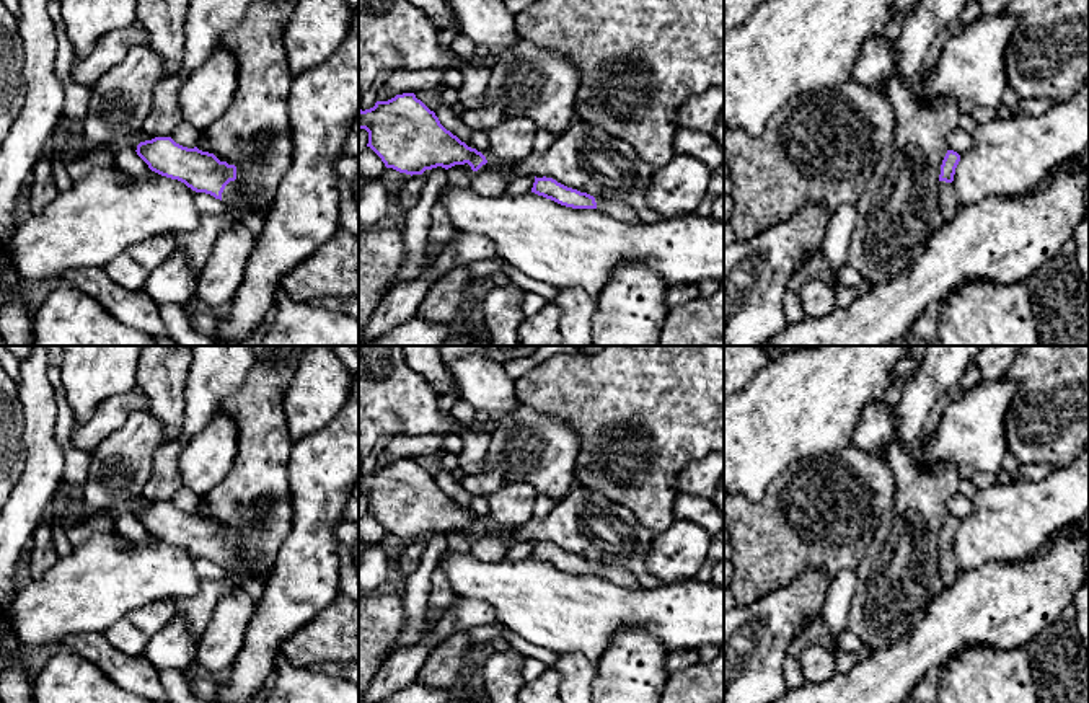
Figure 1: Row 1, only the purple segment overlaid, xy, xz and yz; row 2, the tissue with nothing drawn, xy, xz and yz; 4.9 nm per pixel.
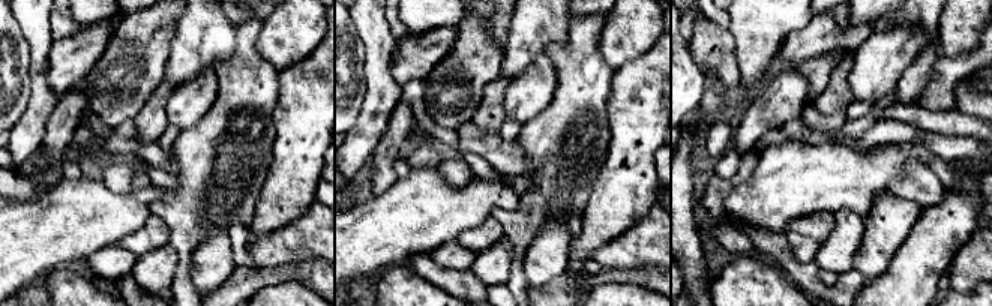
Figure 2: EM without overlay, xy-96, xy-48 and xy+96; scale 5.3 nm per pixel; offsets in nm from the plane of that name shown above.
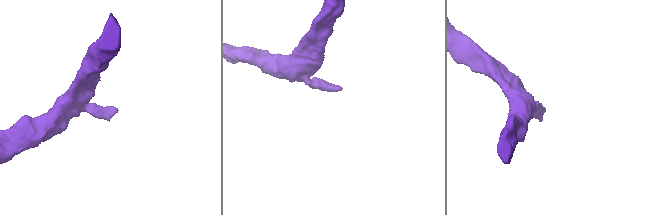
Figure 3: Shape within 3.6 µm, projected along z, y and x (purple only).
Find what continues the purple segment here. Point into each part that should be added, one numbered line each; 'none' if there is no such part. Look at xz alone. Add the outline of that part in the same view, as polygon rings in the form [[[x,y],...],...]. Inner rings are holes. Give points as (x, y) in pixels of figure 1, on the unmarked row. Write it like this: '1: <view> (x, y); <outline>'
1: xz (618, 576); [[[595,563],[597,576],[611,581],[616,586],[624,587],[642,587],[639,579],[628,569],[608,566],[603,563]]]

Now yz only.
1: yz (947, 557); [[[941,546],[939,548],[939,559],[941,559],[944,573],[959,574],[962,571],[960,564],[957,561],[954,548]]]

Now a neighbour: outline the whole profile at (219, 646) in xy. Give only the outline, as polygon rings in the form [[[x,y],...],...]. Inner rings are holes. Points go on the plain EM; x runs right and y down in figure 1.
[[[240,589],[220,597],[209,626],[197,639],[196,662],[209,672],[228,672],[245,644],[256,612],[253,597]]]

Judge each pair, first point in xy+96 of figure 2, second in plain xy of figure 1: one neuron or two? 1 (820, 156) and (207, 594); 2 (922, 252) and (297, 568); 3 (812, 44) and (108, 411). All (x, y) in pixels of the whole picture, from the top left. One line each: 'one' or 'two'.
1: two
2: one
3: one

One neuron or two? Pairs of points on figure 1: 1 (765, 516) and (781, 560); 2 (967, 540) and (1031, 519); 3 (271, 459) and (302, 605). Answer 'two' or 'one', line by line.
1: one
2: one
3: two

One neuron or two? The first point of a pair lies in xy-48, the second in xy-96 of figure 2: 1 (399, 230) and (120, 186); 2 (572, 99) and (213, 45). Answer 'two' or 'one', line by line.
1: two
2: two

